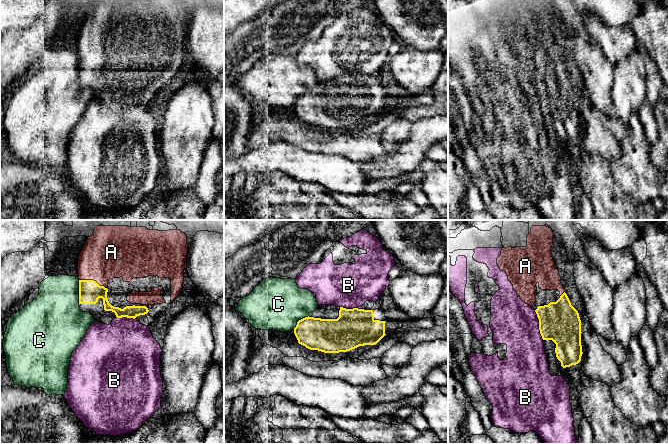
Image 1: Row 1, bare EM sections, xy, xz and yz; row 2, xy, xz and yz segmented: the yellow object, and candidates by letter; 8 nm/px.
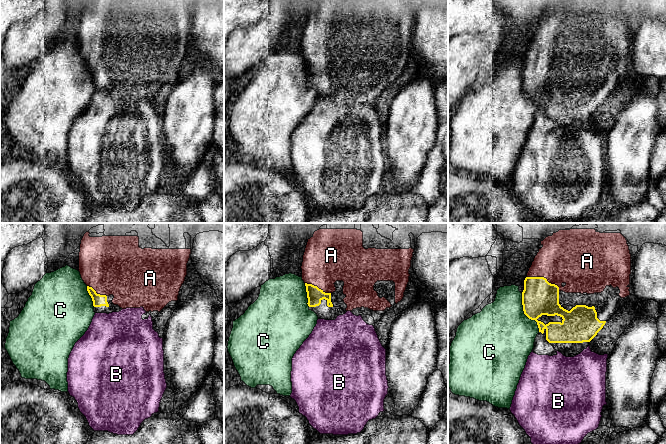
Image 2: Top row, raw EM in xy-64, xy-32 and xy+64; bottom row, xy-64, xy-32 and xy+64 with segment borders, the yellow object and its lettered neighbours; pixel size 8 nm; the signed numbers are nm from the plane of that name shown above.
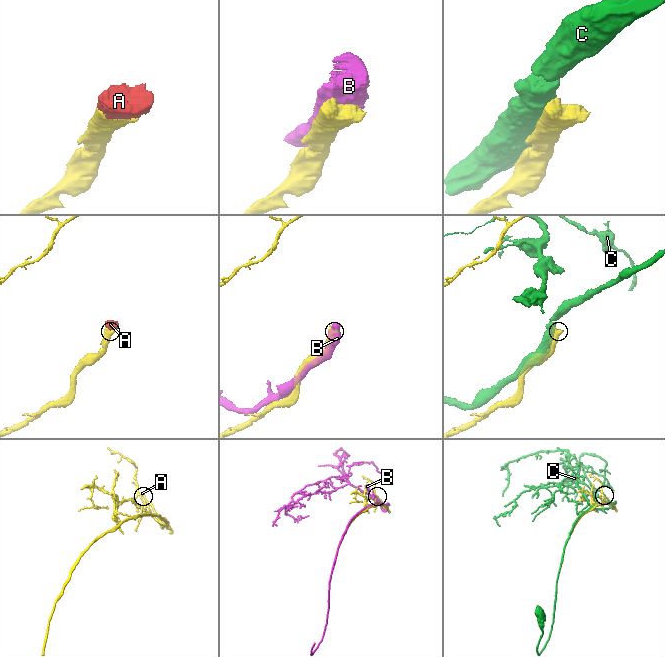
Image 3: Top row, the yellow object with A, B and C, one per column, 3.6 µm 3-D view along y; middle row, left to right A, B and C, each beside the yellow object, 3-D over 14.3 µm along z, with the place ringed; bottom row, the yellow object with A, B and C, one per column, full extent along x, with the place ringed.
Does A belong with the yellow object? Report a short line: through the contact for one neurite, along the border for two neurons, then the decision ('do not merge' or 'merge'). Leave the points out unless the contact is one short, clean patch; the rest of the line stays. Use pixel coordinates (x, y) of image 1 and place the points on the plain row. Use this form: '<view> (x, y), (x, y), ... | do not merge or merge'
merge

